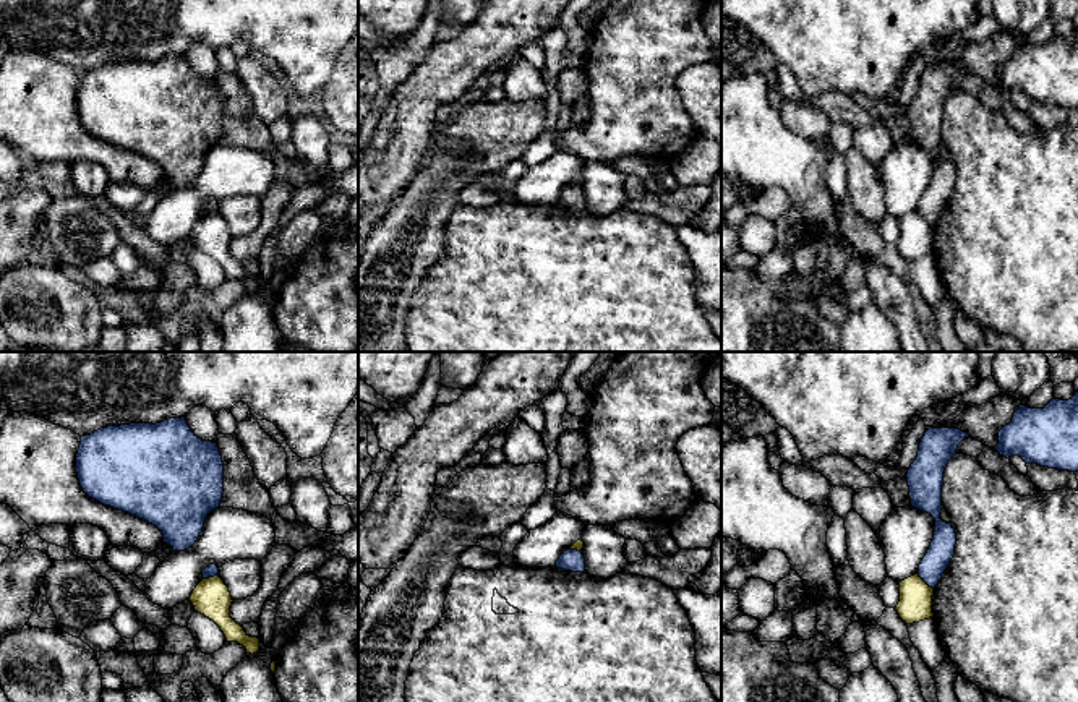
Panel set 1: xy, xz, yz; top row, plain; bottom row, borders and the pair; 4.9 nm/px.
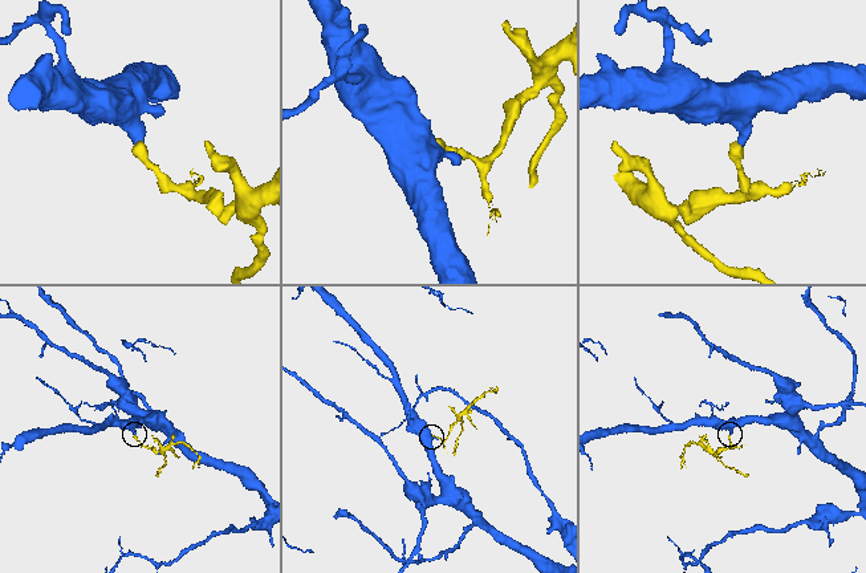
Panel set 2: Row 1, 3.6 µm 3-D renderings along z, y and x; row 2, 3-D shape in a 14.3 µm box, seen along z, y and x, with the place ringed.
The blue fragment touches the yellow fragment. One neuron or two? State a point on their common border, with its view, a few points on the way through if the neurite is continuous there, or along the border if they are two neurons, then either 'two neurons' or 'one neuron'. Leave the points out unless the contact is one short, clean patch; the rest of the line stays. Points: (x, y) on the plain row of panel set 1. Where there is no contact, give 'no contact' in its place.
meets blue in yz at (924, 218); border along yz (918, 209), (932, 226); two neurons

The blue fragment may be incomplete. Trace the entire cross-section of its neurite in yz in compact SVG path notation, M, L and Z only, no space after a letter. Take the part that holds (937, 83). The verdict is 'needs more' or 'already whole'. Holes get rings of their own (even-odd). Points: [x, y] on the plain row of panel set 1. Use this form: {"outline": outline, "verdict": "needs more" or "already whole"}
{"outline": "M929 65L921 75L918 94L906 110L911 143L935 156L934 175L918 208L932 225L948 204L956 182L955 165L940 156L943 109L956 91L958 81L968 73L958 65Z", "verdict": "already whole"}

